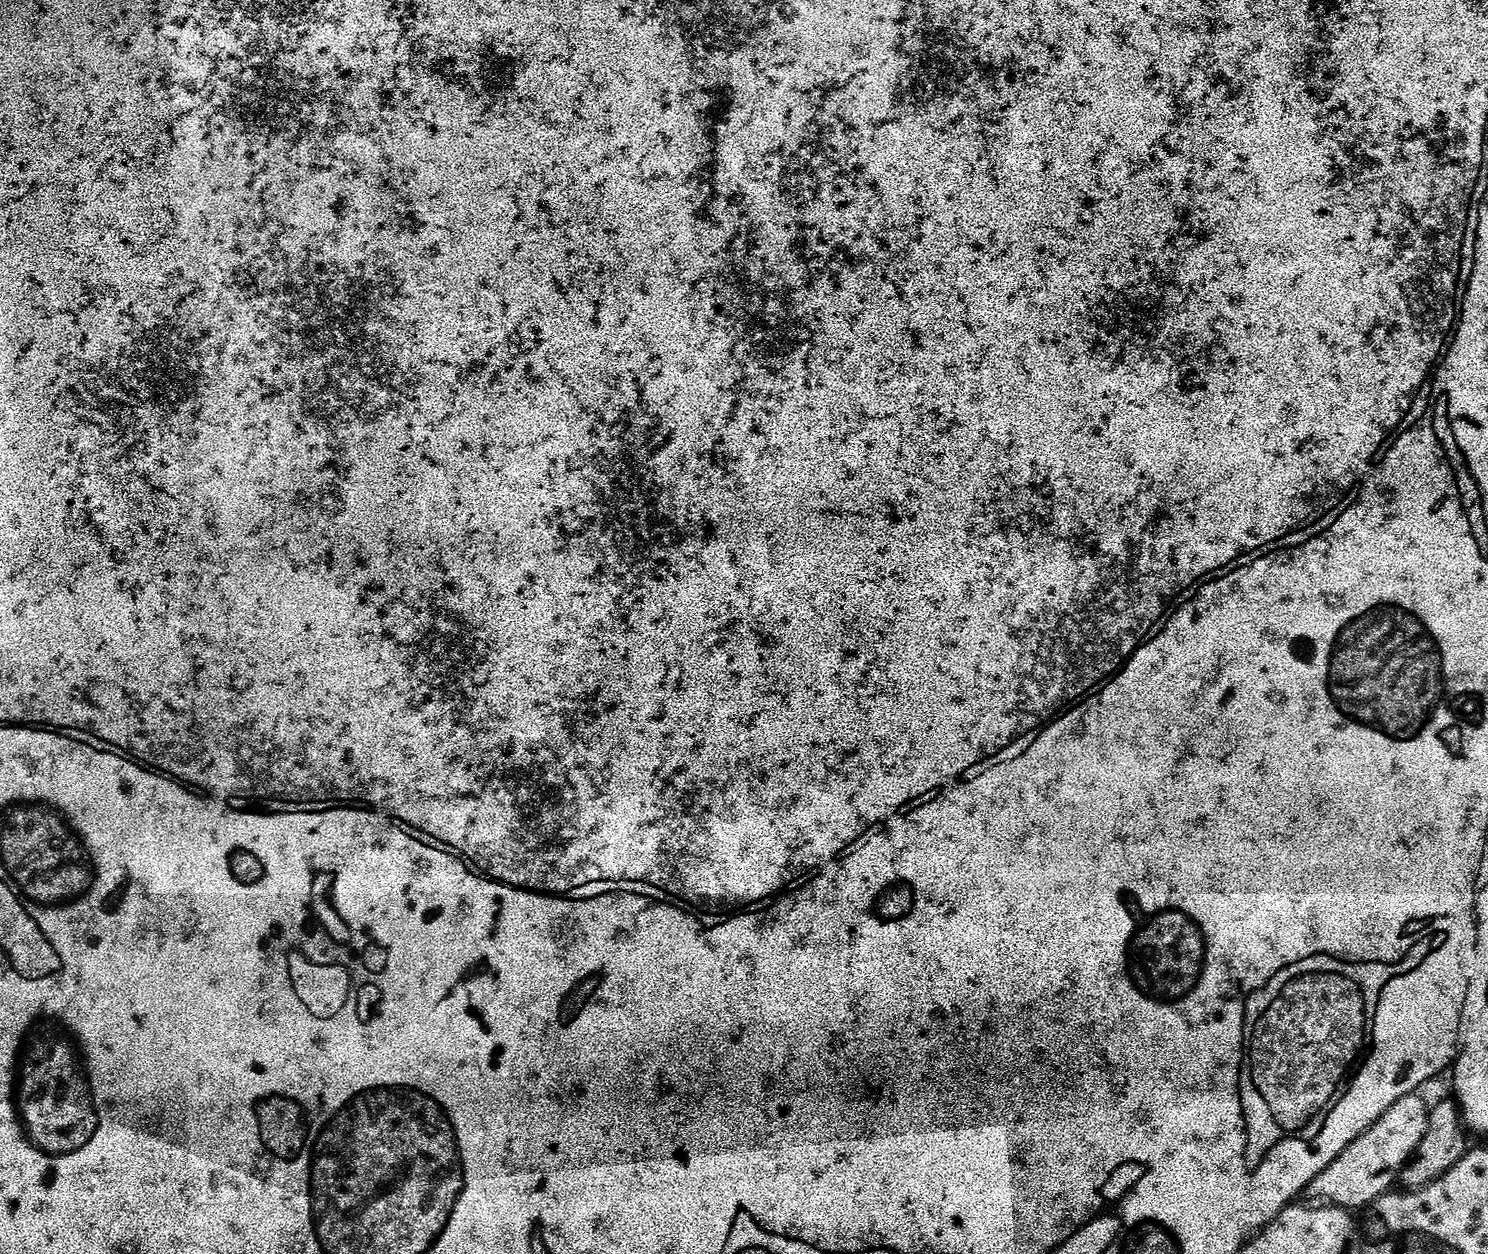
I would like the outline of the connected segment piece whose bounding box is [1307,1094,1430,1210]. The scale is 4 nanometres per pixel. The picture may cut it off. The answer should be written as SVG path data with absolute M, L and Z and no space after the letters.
M1413 1094L1394 1102L1386 1114L1373 1128L1366 1130L1314 1182L1308 1187L1307 1195L1313 1196L1313 1201L1327 1202L1337 1208L1349 1210L1367 1209L1379 1198L1393 1191L1394 1185L1400 1179L1400 1172L1408 1161L1415 1156L1418 1146L1428 1129L1429 1101L1423 1100L1423 1095Z

